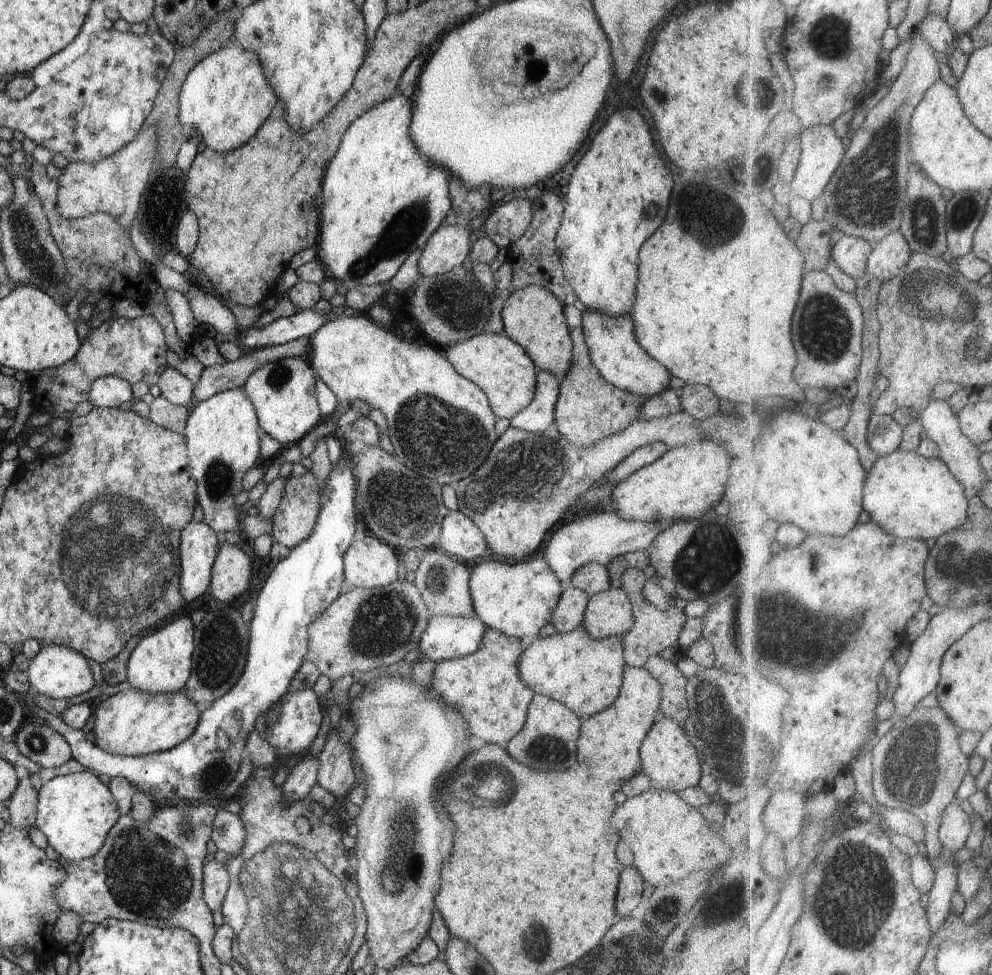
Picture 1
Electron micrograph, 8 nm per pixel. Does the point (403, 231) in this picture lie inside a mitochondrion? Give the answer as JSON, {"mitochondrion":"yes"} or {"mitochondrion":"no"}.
{"mitochondrion":"yes"}

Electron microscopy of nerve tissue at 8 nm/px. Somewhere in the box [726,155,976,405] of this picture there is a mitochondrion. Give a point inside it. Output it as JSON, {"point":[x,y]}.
{"point":[826,331]}

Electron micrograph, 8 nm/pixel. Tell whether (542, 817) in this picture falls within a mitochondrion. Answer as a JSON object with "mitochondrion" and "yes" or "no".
{"mitochondrion":"no"}

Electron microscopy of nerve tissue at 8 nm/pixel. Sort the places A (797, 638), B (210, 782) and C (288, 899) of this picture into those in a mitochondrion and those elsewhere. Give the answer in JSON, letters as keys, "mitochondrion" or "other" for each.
{"A":"mitochondrion","B":"mitochondrion","C":"mitochondrion"}

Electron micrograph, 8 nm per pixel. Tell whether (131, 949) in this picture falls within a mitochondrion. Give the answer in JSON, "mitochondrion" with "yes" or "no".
{"mitochondrion":"no"}

